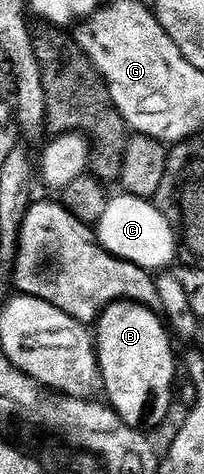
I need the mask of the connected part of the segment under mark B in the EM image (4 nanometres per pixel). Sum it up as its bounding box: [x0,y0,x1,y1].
[95,300,178,431]

